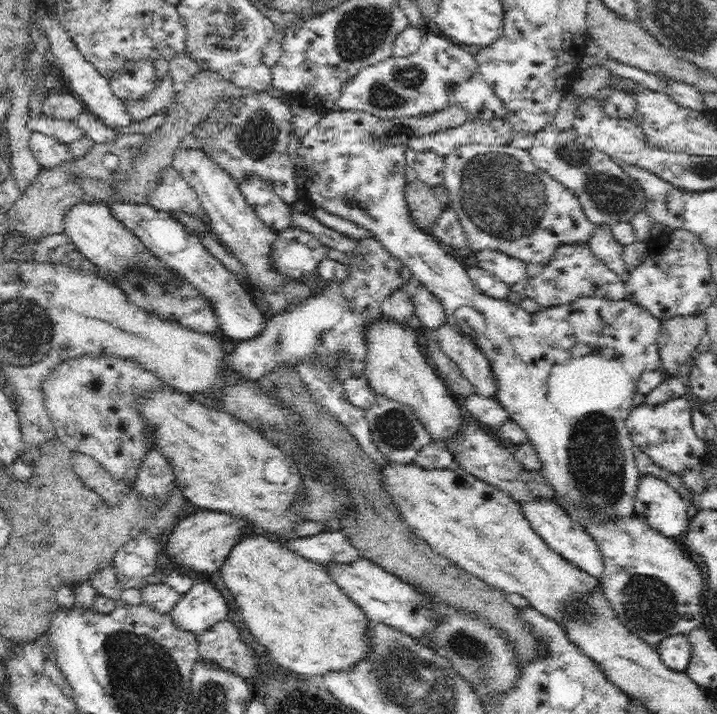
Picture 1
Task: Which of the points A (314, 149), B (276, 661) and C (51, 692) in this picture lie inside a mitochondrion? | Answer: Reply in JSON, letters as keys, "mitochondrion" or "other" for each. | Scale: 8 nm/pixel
{"A":"other","B":"other","C":"other"}

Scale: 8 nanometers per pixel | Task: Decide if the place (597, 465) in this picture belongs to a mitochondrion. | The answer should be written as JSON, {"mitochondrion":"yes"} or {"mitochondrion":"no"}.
{"mitochondrion":"yes"}

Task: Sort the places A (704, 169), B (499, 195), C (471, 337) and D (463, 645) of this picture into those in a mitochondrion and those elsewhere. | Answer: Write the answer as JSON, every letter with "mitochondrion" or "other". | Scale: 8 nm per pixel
{"A":"mitochondrion","B":"mitochondrion","C":"other","D":"mitochondrion"}

